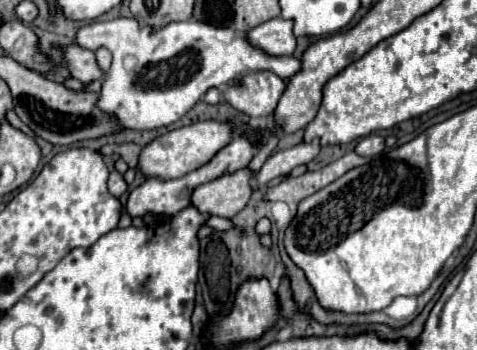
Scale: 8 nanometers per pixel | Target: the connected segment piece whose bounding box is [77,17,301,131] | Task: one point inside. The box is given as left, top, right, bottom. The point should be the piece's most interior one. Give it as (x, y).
(157, 75)

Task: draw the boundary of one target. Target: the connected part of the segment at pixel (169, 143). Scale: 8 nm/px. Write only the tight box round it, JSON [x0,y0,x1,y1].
[137,121,235,179]

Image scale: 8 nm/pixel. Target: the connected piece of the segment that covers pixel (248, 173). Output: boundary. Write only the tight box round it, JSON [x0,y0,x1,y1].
[191,167,257,219]

